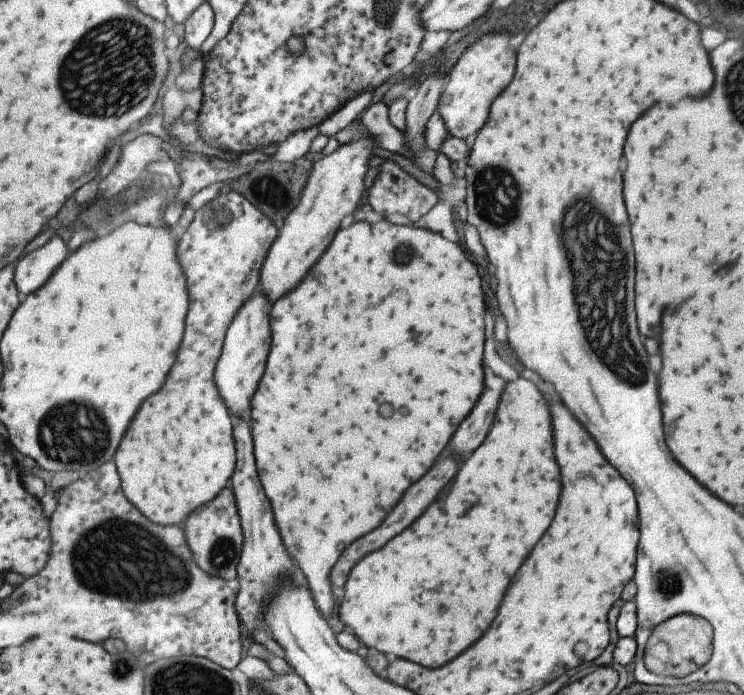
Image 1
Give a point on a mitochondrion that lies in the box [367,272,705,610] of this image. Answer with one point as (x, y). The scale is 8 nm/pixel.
(670, 582)

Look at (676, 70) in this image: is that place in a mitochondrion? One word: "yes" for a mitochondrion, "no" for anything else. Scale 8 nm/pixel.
no

